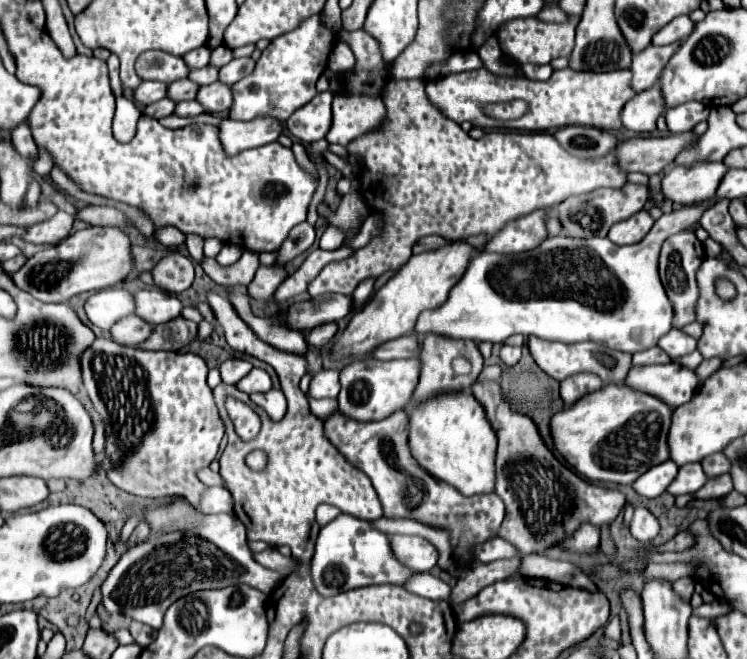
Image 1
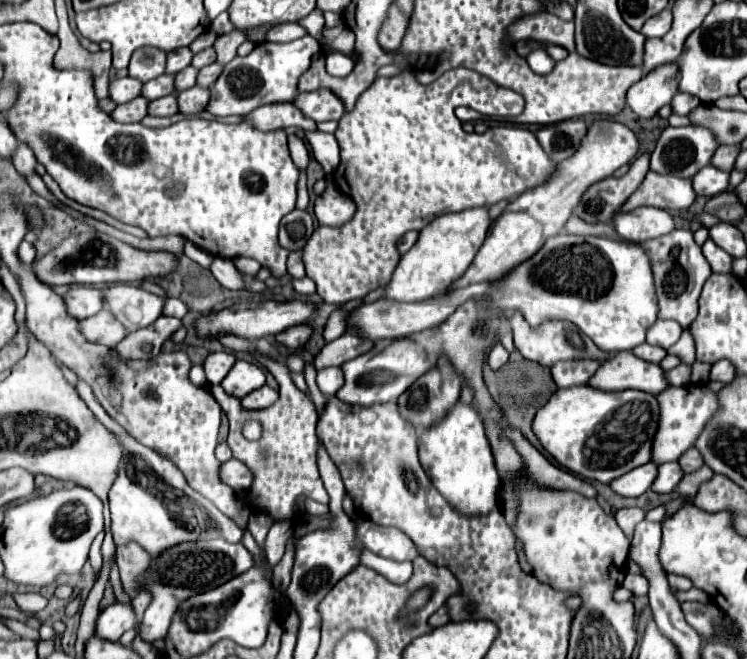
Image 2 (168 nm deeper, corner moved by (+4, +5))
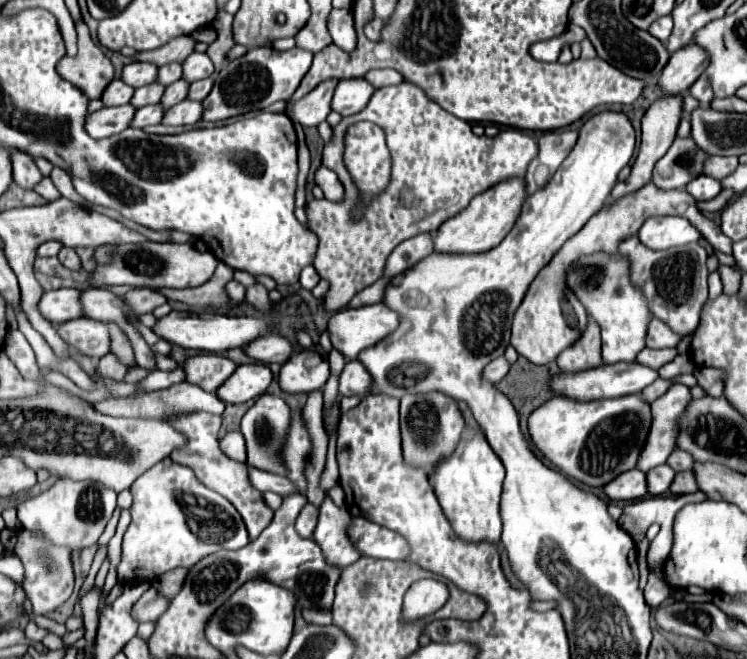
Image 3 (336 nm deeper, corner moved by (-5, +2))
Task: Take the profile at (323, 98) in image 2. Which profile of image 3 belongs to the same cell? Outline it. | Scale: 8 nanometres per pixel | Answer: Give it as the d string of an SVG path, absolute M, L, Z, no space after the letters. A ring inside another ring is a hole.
M365 78L341 80L335 88L335 94L331 100L331 110L341 114L343 118L357 114L367 106L373 90L375 88Z

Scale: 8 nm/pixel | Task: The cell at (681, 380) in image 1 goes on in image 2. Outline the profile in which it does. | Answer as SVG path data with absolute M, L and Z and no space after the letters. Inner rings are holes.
M622 351L602 361L588 385L602 391L634 387L656 395L658 391L664 391L668 383L664 379L664 371L660 369L660 365L638 359L632 351Z

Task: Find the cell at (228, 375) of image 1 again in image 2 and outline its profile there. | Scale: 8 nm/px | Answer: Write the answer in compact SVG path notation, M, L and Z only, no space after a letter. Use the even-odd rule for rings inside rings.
M226 351L210 353L204 359L204 373L206 373L208 383L218 385L228 375L228 371L232 369L234 363L236 363L236 357L232 353L226 353Z

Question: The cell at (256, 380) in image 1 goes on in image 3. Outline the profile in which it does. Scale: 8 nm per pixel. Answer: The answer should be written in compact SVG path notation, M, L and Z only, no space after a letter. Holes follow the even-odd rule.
M259 362L243 364L235 370L235 374L231 374L229 382L219 386L217 394L227 404L249 402L249 400L265 394L271 380L273 380L273 374L267 364L259 364Z

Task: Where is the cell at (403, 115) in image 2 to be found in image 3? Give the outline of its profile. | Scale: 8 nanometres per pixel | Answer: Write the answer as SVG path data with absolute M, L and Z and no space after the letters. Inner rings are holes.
M411 82L375 90L359 114L347 116L335 126L333 142L323 150L323 166L337 172L345 188L345 200L339 204L313 200L305 206L309 228L319 238L313 266L329 282L323 298L325 310L339 312L347 308L357 292L383 278L389 254L403 240L437 230L447 218L467 208L477 194L495 184L525 178L533 158L537 158L537 140L526 132L508 127L495 138L475 136L467 122L437 106L435 100ZM359 120L369 120L383 128L391 152L391 180L383 192L361 208L361 216L355 220L353 212L361 194L345 167L343 153L347 128Z

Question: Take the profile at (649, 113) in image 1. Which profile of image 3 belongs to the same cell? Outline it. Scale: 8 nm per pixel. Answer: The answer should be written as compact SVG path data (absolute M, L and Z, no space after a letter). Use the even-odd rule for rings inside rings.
M689 44L687 48L671 54L657 86L665 96L679 96L701 76L701 72L707 68L707 62L707 54L697 44Z

